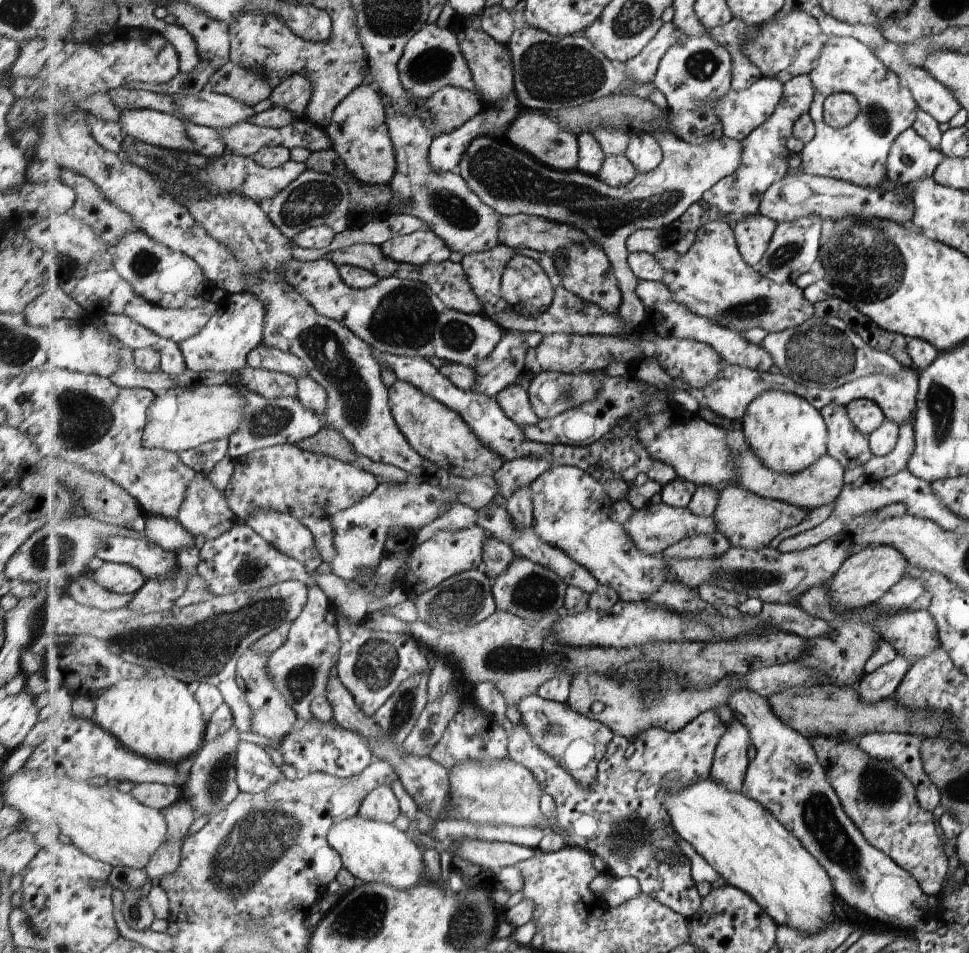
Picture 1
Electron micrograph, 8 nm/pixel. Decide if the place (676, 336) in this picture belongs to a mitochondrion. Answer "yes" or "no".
no

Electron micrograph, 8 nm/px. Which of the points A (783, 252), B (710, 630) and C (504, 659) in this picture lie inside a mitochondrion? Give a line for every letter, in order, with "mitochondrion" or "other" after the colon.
A: mitochondrion
B: other
C: mitochondrion

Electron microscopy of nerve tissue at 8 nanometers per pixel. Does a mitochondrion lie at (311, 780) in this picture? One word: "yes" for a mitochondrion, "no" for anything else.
no

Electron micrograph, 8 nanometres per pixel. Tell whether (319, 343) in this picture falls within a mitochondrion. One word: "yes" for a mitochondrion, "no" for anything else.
yes

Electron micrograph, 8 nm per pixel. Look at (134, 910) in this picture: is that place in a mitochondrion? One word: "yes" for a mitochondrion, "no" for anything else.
yes

